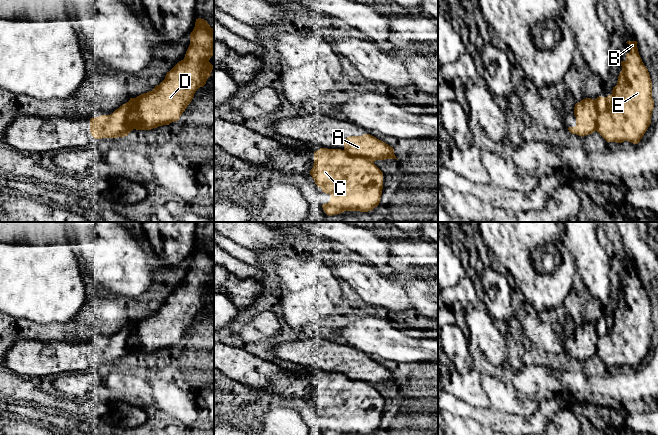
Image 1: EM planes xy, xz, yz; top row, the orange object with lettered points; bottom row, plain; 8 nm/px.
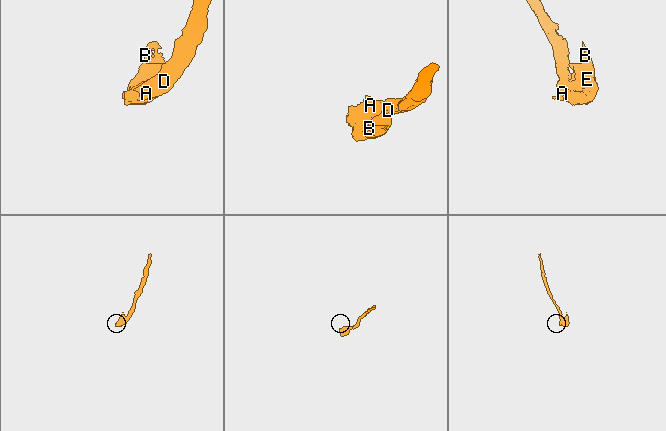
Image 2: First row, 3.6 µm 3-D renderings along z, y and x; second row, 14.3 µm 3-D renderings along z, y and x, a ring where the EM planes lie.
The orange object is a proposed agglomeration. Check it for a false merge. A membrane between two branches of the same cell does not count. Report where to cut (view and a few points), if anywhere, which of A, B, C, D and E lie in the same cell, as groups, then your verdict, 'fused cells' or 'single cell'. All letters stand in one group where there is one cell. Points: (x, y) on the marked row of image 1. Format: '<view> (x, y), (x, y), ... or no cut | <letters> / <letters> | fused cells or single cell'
xy (136, 98), (136, 104), (129, 114), (137, 120), (132, 128) | A D / B C E | fused cells

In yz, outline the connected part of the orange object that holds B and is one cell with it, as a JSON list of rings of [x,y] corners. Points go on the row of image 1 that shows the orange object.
[[[627,41],[630,52],[626,60],[621,61],[622,70],[612,94],[597,97],[596,131],[607,141],[622,143],[624,141],[638,144],[651,124],[654,100],[652,98],[652,81],[648,69],[642,62],[637,48],[637,41]]]

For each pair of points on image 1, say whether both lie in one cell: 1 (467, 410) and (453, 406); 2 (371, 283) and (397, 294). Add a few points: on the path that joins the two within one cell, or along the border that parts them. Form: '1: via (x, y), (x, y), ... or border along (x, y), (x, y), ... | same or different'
1: via (464, 410), (456, 406) | same
2: via (377, 289), (391, 294) | same

